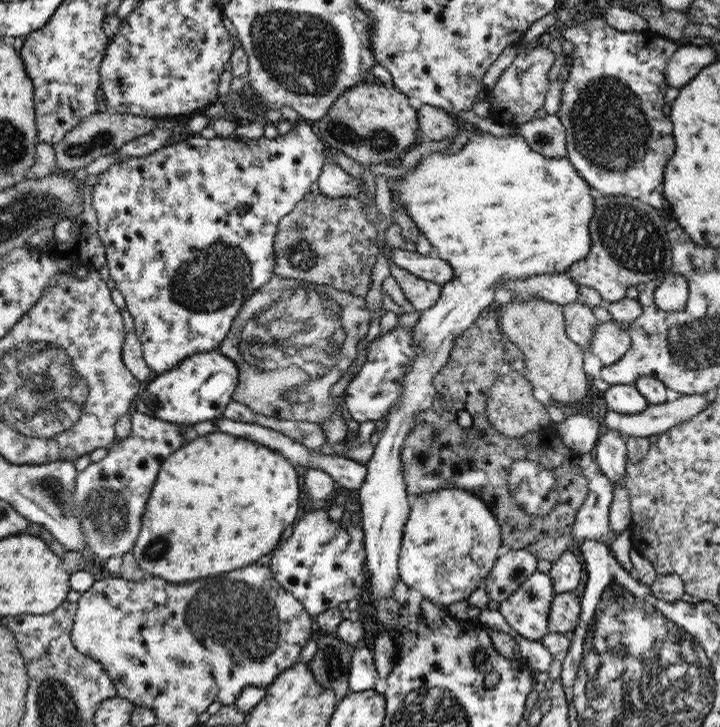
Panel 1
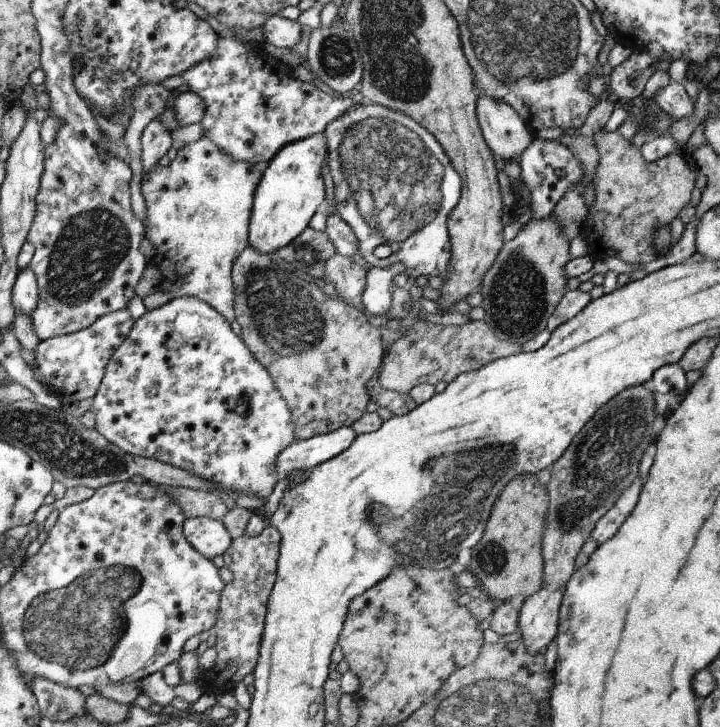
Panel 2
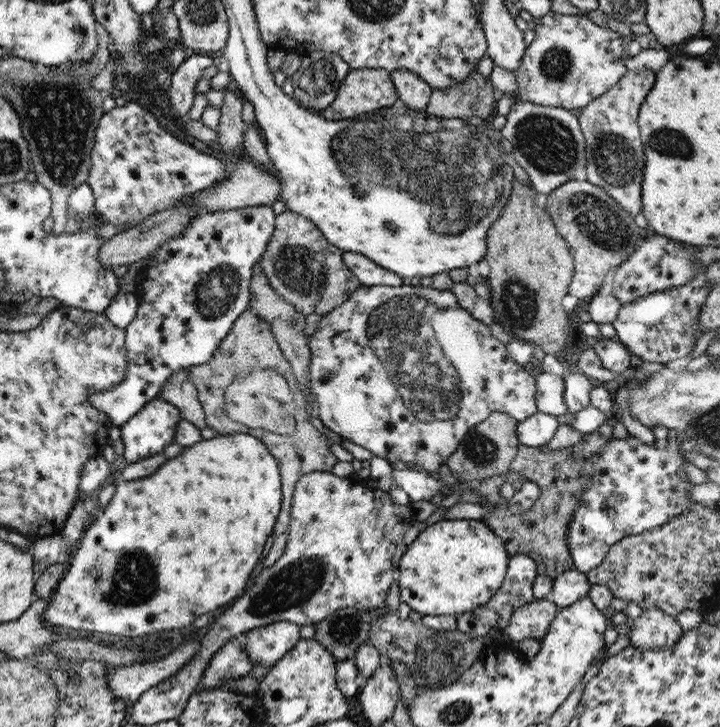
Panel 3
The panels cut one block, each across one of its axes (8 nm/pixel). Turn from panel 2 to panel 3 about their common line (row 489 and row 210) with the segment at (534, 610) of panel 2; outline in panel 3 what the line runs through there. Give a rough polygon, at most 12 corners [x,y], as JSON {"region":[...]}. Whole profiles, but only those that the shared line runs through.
{"region":[[571,180],[545,208],[571,251],[569,294],[596,295],[646,237],[603,188]]}

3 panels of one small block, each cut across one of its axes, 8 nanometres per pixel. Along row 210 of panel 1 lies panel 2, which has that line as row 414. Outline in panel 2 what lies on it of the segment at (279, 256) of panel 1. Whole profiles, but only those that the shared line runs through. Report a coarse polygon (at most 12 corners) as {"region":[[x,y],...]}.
{"region":[[246,247],[241,339],[295,442],[351,427],[379,326],[310,274]]}

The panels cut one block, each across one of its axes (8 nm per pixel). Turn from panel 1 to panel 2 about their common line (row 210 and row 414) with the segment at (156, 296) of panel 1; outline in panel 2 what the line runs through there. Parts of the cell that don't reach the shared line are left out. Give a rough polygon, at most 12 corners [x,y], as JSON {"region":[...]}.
{"region":[[147,310],[95,429],[266,501],[296,440],[217,310]]}

